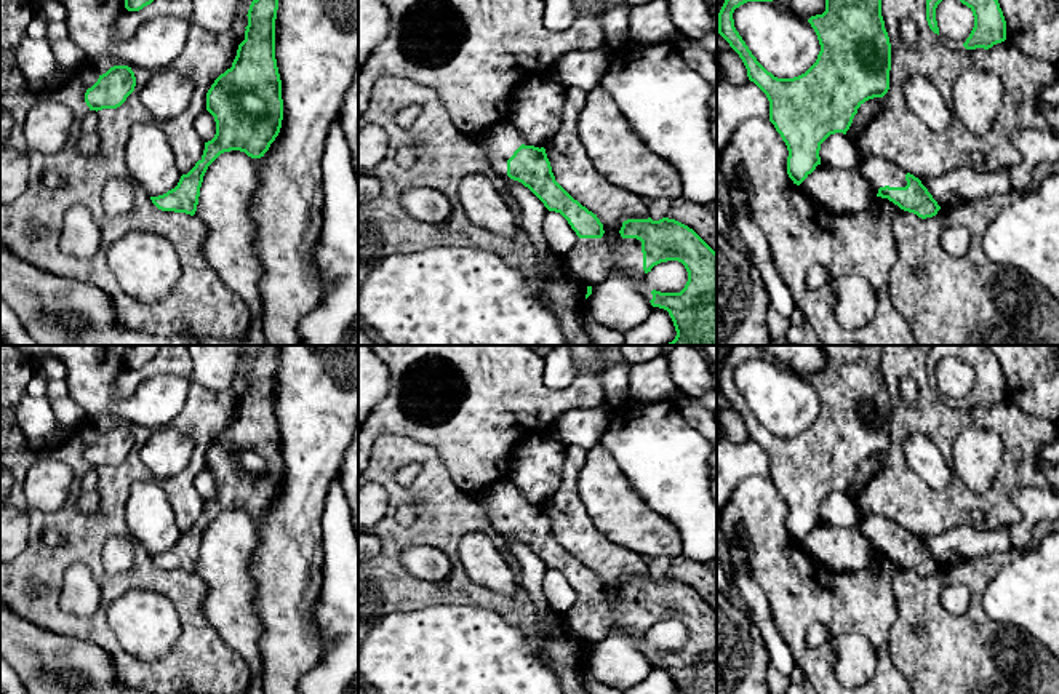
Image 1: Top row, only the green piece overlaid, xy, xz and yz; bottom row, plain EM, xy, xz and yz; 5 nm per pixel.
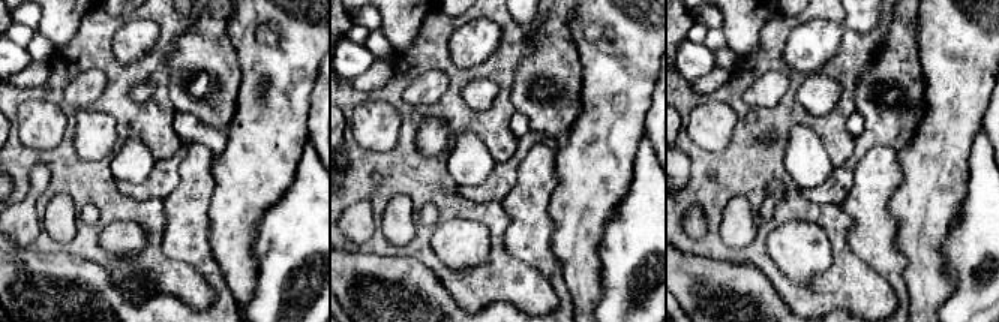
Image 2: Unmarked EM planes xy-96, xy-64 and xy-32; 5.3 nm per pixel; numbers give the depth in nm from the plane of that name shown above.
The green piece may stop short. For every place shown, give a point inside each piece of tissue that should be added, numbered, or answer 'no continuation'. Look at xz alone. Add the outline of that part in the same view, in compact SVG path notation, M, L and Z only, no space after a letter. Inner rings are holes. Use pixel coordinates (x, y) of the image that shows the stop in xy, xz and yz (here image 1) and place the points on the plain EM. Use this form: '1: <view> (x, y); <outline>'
1: xz (499, 501); M510 480L491 485L470 497L486 510L490 521L501 532L507 532L507 518L522 502L544 505L541 502L531 502Z
2: xz (591, 618); M579 596L563 619L592 646L622 625L635 636L640 652L646 659L653 657L653 646L645 638L641 600L637 596L622 596L616 606L609 606L601 596Z

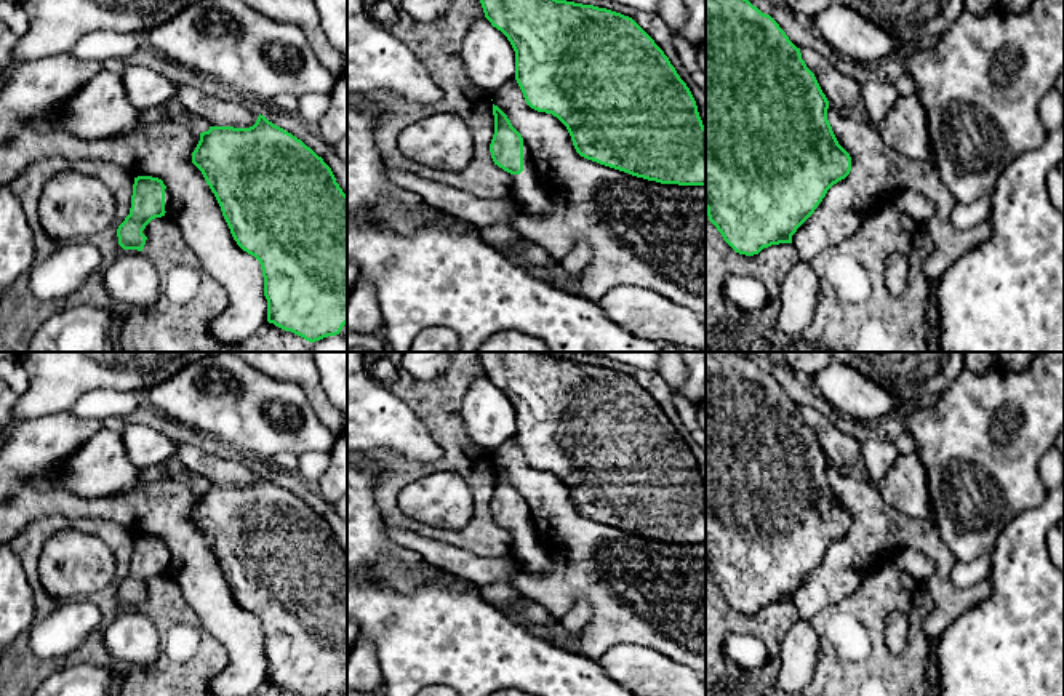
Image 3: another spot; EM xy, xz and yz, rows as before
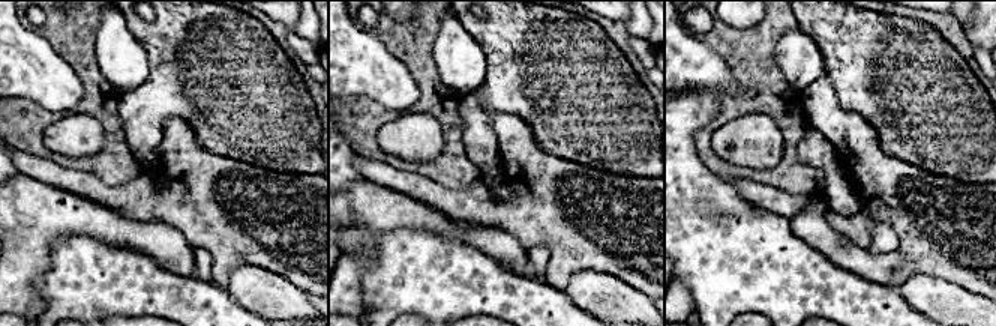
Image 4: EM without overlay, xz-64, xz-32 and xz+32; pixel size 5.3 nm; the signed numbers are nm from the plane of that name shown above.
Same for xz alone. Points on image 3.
1: xz (527, 546); M523 501L523 530L512 534L512 554L526 573L547 574L550 571L550 560L542 547L531 520L530 507Z

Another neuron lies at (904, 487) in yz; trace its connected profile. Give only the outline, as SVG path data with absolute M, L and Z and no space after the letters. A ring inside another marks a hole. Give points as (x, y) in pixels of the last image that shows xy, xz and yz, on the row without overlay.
M915 453L899 454L877 488L891 509L909 517L931 520L928 477Z

